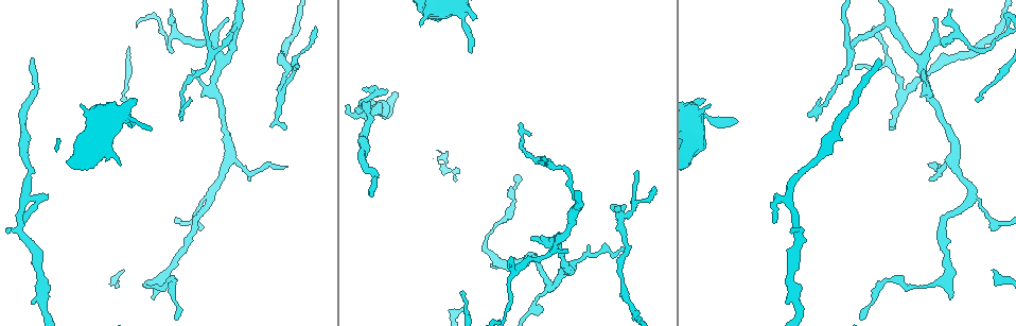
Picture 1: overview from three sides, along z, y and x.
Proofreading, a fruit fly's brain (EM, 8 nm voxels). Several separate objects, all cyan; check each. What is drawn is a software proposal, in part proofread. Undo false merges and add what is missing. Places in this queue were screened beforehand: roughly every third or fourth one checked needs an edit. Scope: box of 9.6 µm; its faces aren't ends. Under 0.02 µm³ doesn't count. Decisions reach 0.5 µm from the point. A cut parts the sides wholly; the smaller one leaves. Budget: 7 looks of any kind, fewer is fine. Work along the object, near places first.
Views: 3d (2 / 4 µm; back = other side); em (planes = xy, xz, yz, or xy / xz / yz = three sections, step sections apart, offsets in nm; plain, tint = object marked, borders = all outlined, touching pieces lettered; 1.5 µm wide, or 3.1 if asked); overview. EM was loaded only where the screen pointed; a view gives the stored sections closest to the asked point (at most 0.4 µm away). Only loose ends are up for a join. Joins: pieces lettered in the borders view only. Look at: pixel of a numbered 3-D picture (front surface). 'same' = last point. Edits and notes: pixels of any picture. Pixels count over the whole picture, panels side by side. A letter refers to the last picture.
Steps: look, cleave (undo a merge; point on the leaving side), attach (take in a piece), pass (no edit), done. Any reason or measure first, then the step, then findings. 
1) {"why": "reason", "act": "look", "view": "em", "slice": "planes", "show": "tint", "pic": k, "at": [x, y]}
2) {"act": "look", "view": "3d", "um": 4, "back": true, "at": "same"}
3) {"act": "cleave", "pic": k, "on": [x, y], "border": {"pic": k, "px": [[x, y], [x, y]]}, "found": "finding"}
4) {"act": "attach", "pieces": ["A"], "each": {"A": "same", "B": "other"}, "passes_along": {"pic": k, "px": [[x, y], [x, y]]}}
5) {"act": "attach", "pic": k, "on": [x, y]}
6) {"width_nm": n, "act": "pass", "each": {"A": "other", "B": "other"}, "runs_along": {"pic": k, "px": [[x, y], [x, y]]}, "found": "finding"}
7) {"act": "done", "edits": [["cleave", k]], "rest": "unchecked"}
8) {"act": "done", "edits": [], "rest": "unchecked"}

{"why": "branch stops here", "act": "look", "view": "em", "slice": "planes", "show": "borders", "pic": 1, "at": [855, 65]}

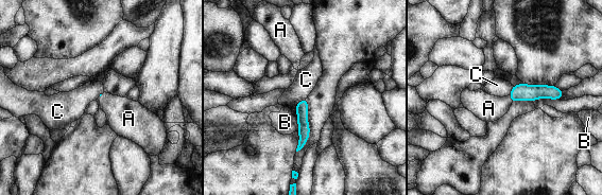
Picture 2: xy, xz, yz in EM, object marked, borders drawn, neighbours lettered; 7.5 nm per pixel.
{"act": "attach", "pieces": ["A"], "each": {"A": "same", "B": "other", "C": "other"}, "passes_along": {"pic": 2, "px": [[522, 91], [511, 99], [488, 108]]}, "found": "it goes on there"}

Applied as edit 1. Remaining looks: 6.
{"why": "branch stops here", "act": "look", "view": "em", "slice": "yz", "step": 8, "show": "tint", "pic": 1, "at": [191, 69]}

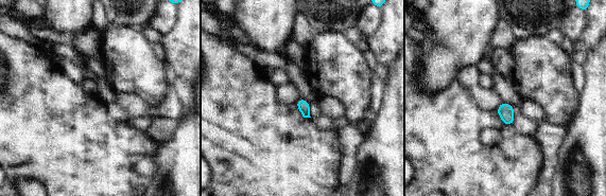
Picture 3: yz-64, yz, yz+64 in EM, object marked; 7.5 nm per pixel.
{"act": "look", "view": "em", "slice": "xz", "step": 4, "show": "borders", "at": "same"}

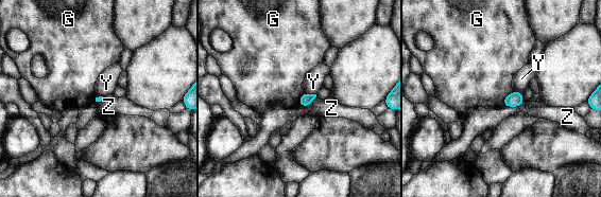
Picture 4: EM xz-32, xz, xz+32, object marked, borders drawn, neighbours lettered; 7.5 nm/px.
{"act": "pass", "each": {"G": "other", "Y": "other", "Z": "other"}, "border": {"pic": 4, "px": [[513, 90], [504, 97], [503, 105]]}, "found": "none of them fits"}

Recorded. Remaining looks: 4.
{"why": "free end", "act": "look", "view": "3d", "um": 4, "pic": 1, "at": [951, 8]}

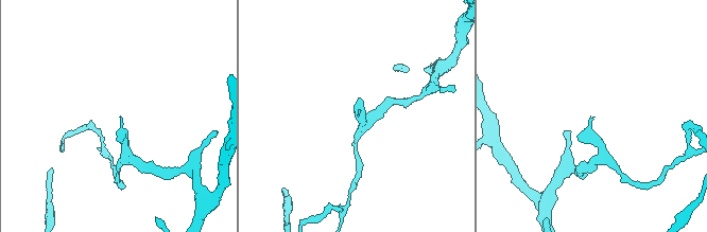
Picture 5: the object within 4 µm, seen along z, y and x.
{"act": "look", "view": "em", "slice": "planes", "show": "borders", "pic": 5, "at": [121, 119]}

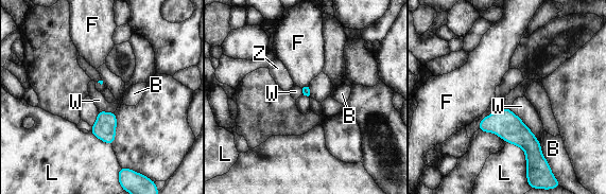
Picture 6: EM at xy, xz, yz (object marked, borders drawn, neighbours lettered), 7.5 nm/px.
{"act": "pass", "each": {"B": "other", "F": "other", "L": "other", "W": "other", "Z": "other"}, "found": "none of them fits"}

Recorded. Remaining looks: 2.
{"act": "done", "edits": [["attach", 2]], "rest": "unchecked"}

